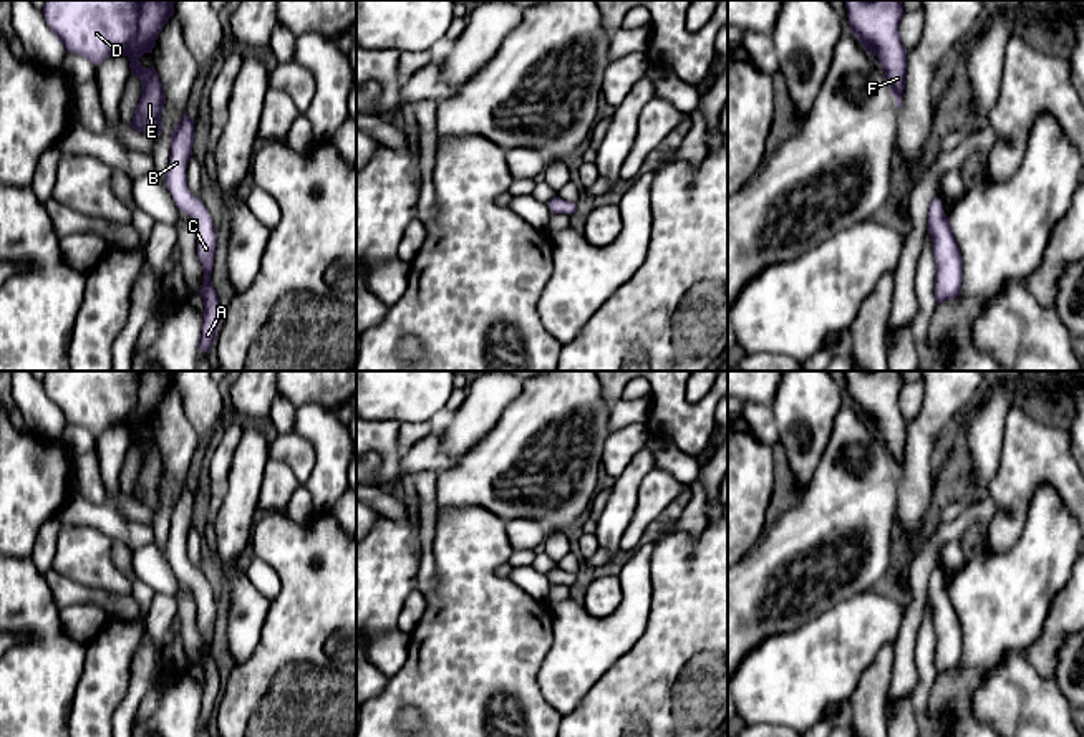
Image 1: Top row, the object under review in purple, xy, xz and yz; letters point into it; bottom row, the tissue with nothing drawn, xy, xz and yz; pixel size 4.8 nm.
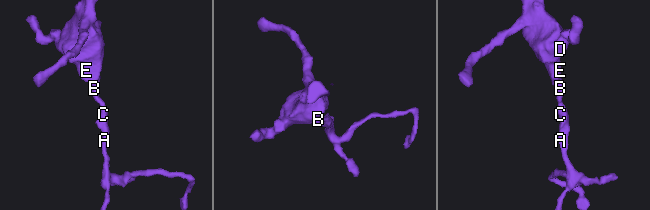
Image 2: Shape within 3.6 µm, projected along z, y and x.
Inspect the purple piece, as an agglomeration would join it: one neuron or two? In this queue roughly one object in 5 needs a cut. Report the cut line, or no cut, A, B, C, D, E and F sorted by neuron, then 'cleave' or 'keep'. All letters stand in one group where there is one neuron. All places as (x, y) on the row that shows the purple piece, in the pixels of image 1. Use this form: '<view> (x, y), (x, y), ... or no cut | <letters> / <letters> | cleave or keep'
no cut | A B C D E F | keep

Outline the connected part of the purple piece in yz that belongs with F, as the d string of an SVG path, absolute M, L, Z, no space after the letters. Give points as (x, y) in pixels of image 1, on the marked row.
M844 0L850 31L867 50L875 55L885 71L885 79L902 106L907 76L907 48L900 38L900 20L903 0Z

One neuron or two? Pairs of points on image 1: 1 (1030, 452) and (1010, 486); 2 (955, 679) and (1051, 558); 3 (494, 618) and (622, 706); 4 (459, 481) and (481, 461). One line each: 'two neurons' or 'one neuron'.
1: one neuron
2: one neuron
3: two neurons
4: one neuron

